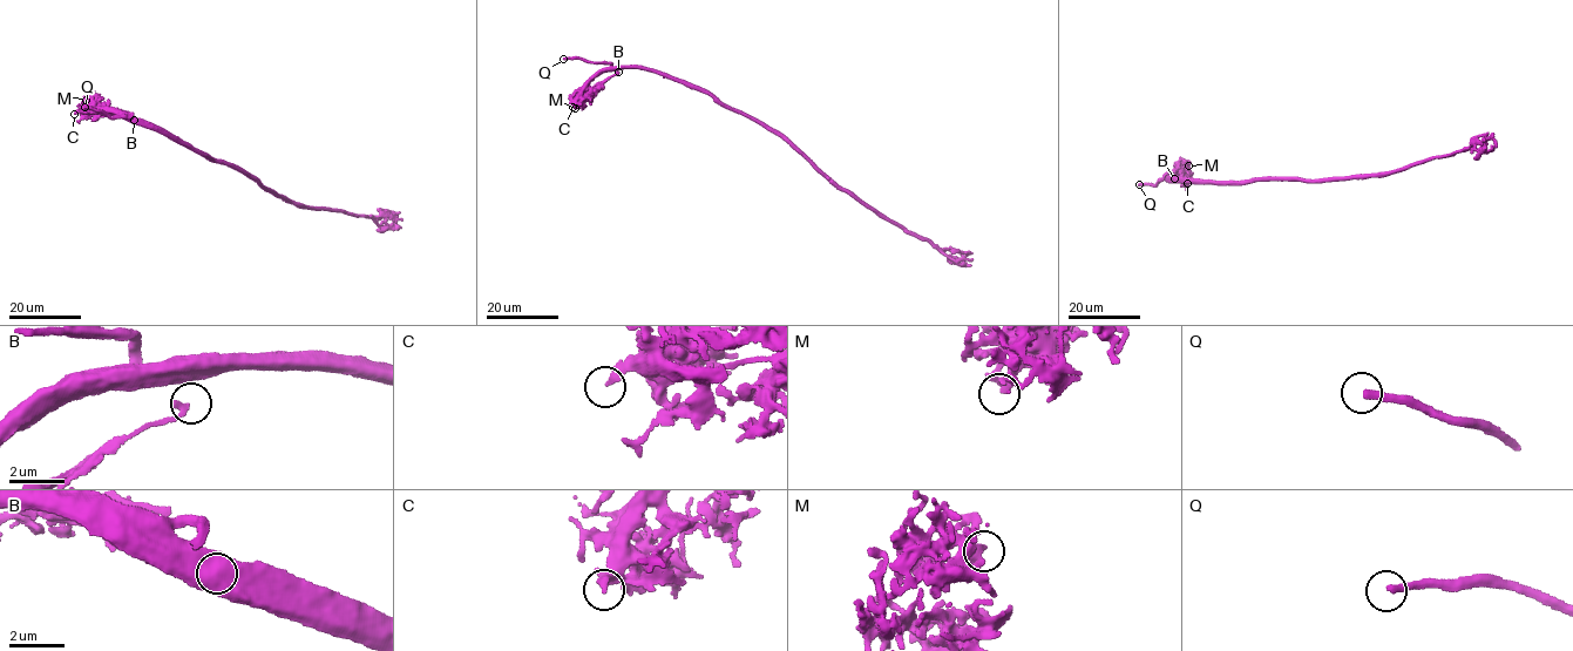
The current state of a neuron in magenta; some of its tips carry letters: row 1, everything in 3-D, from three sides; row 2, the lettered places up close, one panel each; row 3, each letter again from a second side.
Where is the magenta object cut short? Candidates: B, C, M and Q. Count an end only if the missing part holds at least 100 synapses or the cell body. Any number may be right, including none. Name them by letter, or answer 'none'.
Q

